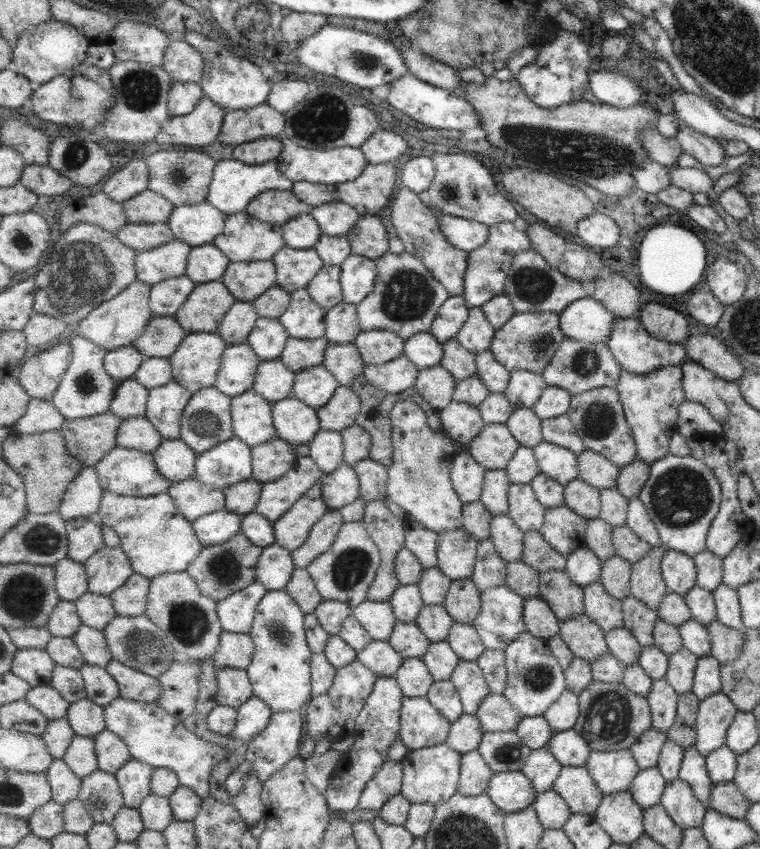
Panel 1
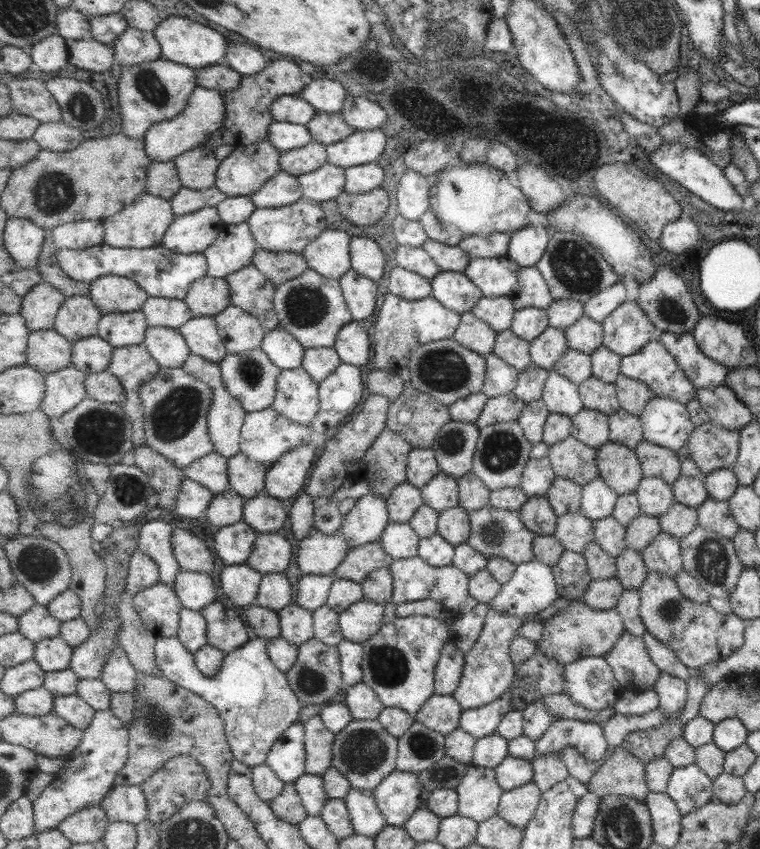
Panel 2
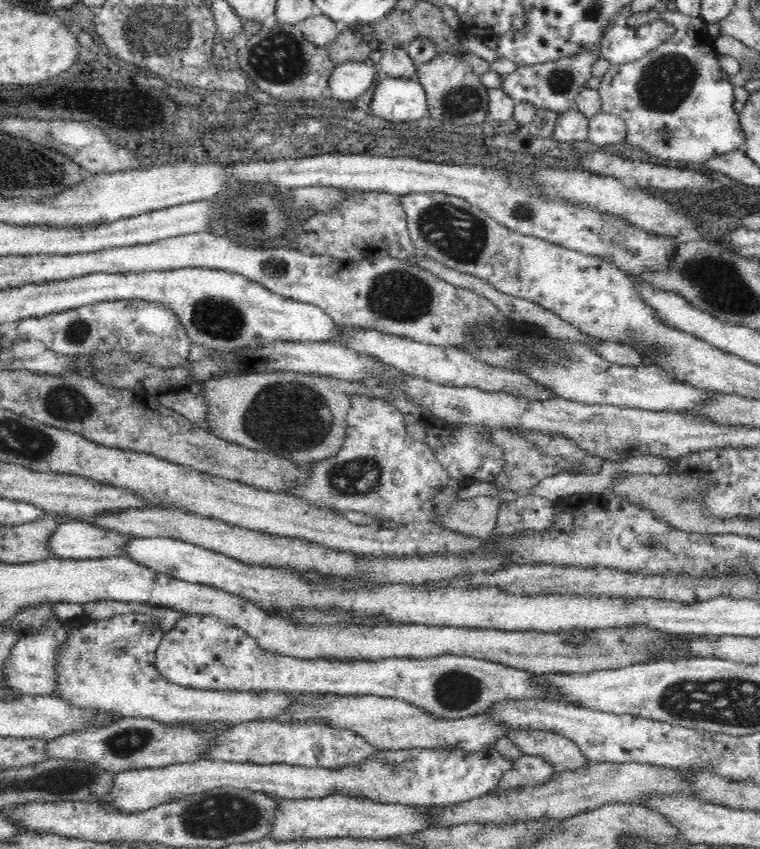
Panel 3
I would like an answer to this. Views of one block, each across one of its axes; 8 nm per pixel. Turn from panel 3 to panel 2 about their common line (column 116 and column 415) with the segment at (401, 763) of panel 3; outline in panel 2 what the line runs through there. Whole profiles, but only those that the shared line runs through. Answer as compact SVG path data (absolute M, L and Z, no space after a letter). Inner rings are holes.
M399 769L386 776L374 792L388 824L400 827L420 808L428 808L428 800L432 795L424 787L418 773Z

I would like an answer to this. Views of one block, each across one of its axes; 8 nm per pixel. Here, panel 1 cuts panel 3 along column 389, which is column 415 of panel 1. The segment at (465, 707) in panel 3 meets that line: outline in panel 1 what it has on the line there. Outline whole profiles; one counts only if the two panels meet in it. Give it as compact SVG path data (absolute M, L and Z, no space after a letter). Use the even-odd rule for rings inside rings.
M407 658L396 674L397 682L401 685L405 697L427 697L433 683L432 672L423 659Z

